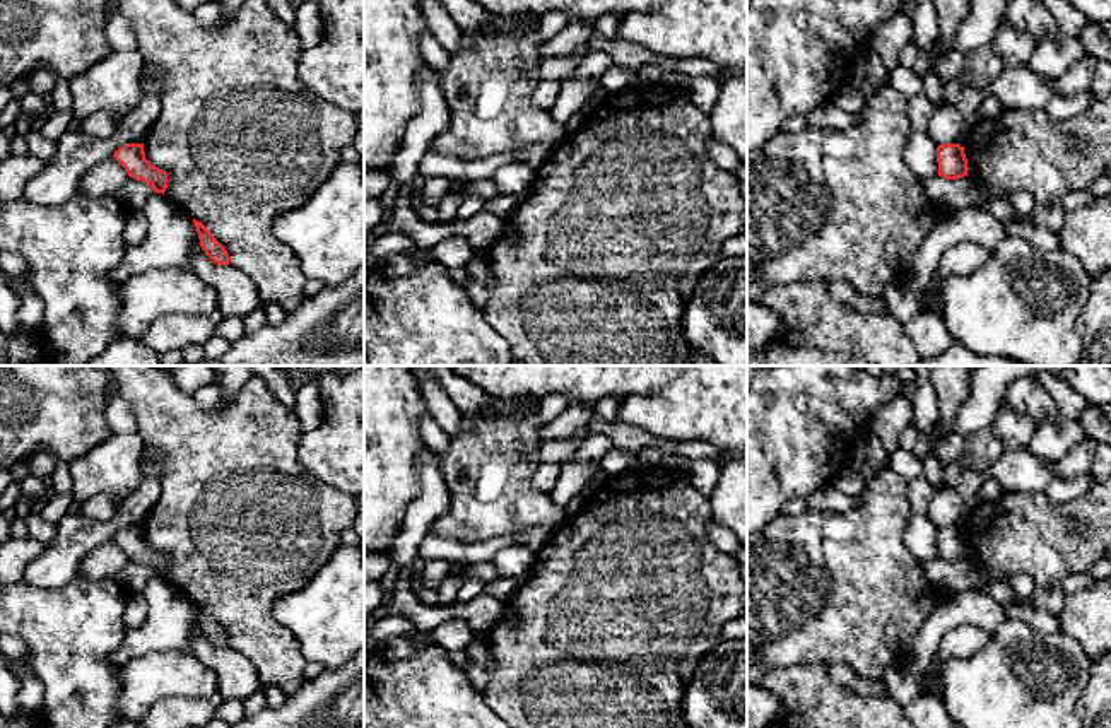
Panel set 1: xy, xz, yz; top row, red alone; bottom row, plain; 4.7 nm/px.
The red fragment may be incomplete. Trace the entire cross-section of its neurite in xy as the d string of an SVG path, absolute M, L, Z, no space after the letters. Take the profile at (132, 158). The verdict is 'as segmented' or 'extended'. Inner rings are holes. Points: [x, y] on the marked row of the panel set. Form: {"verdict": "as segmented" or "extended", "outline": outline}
{"verdict": "as segmented", "outline": "M126 144L113 156L128 173L130 178L147 183L156 193L168 188L168 173L152 166L145 159L144 144Z"}

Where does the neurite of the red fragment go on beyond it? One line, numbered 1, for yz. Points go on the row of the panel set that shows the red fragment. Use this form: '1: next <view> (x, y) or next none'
1: next none

